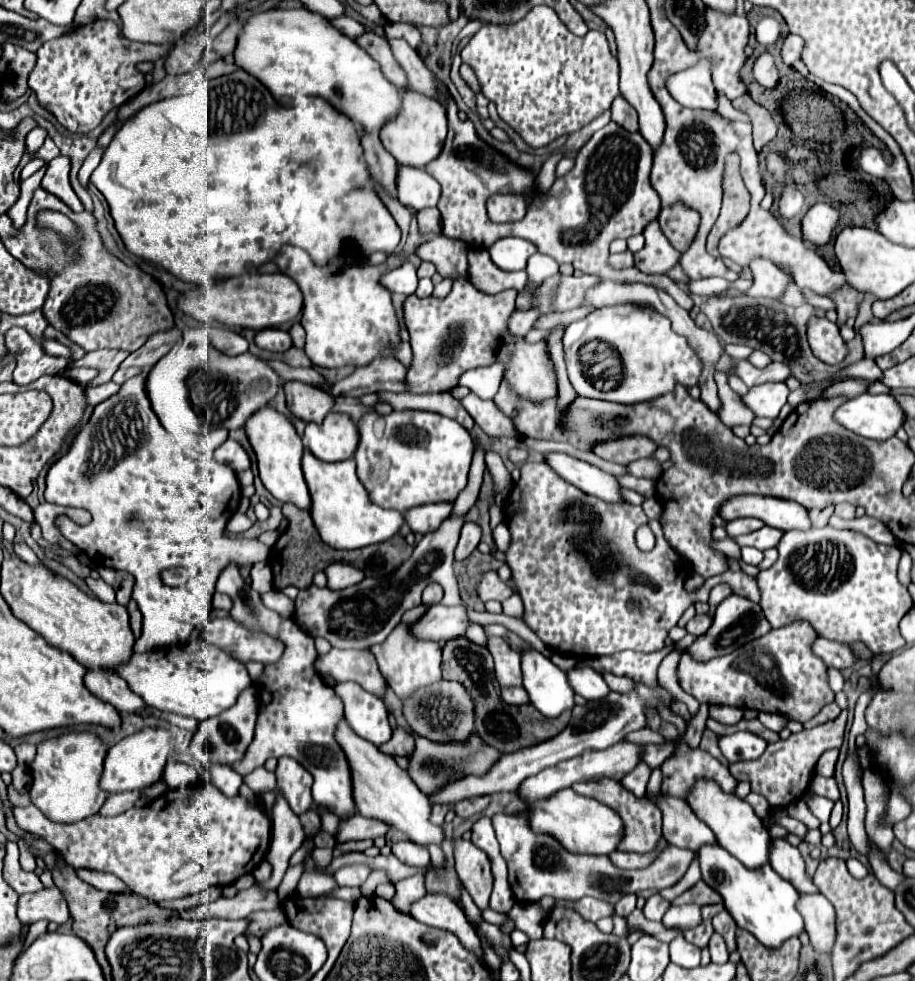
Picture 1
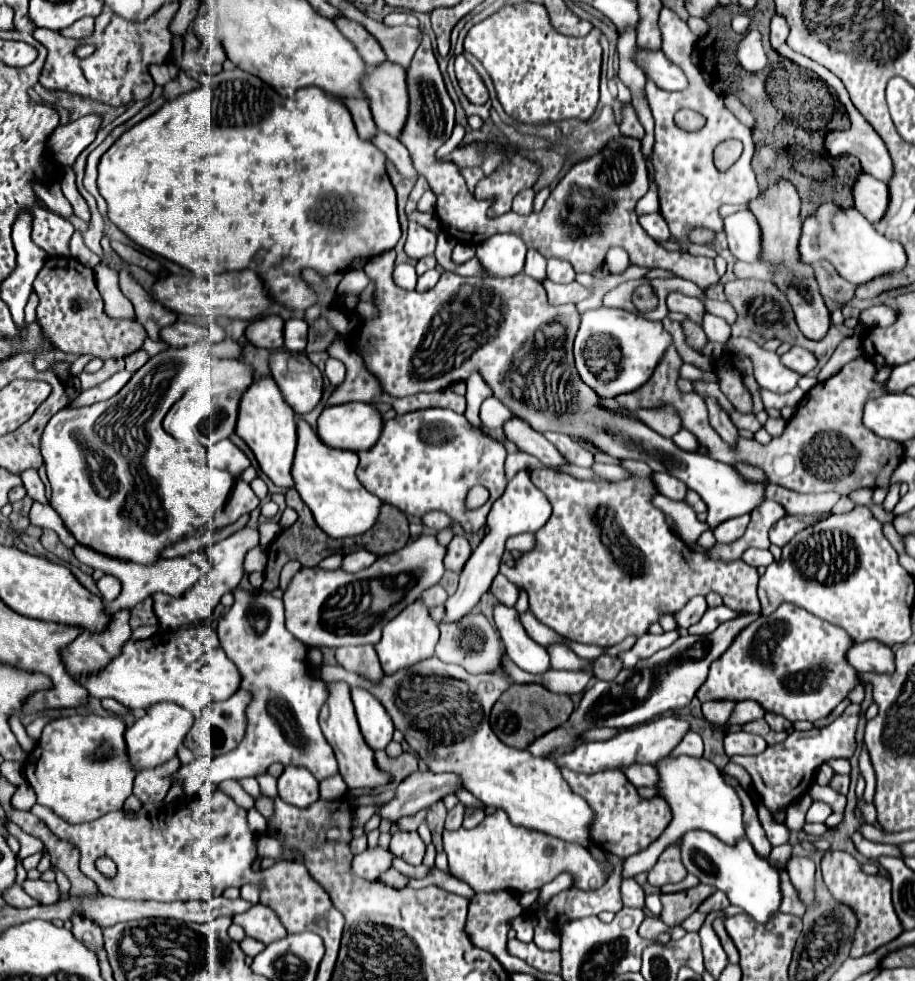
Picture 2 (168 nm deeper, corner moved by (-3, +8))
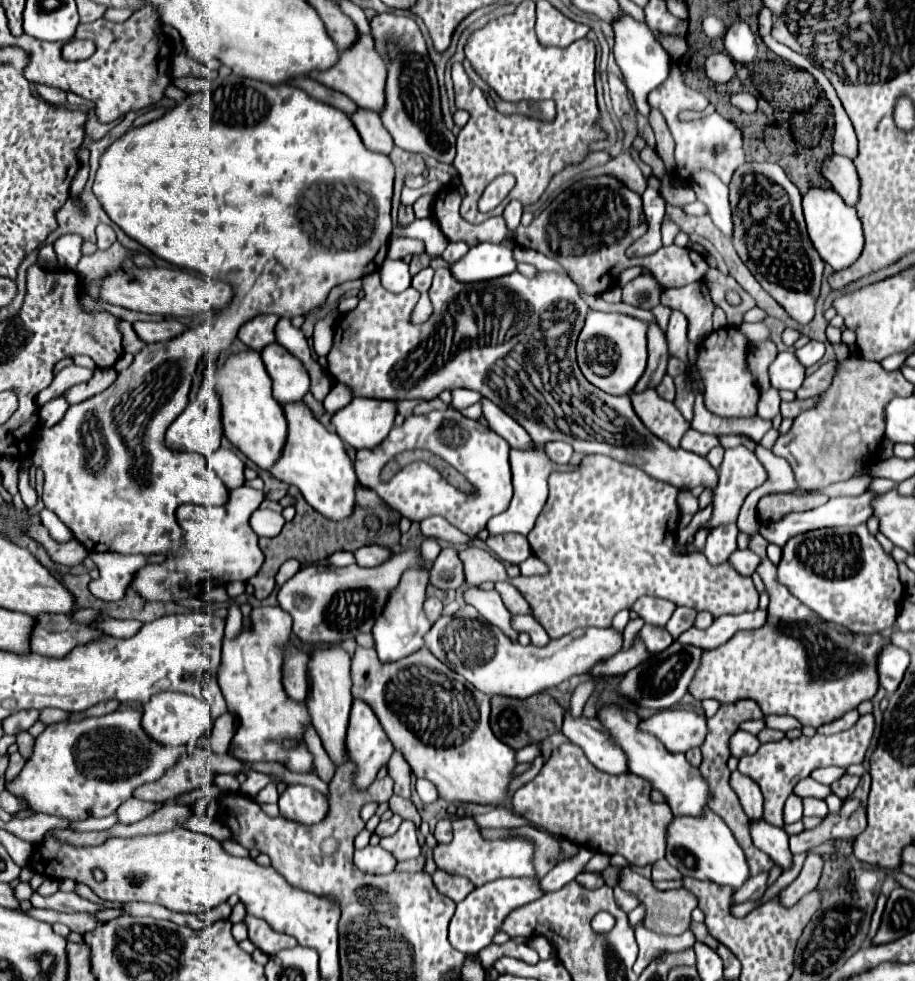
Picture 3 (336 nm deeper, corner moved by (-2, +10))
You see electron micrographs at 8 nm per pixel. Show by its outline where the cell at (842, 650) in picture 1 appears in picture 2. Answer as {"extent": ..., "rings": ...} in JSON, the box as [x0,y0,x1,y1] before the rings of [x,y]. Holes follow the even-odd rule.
{"extent":[847,640,895,674],"rings":[[[869,640],[859,642],[847,652],[847,660],[859,672],[877,672],[877,674],[893,674],[895,672],[895,654],[889,646]]]}

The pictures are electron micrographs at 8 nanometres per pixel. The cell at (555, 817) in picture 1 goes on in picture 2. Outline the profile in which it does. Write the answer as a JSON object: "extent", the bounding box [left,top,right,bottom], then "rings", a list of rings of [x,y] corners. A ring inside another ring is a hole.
{"extent":[321,656,593,846],"rings":[[[431,656],[405,670],[397,670],[391,676],[383,676],[379,682],[371,682],[371,680],[363,678],[361,674],[347,672],[341,666],[321,666],[321,678],[325,682],[343,680],[351,688],[365,688],[367,692],[371,692],[383,704],[387,714],[391,716],[393,726],[403,732],[409,748],[419,758],[425,760],[427,770],[431,770],[433,774],[441,774],[441,772],[457,774],[461,780],[461,788],[469,790],[477,800],[483,802],[483,806],[493,806],[493,808],[505,810],[509,820],[517,826],[543,830],[545,834],[553,834],[555,838],[563,838],[567,842],[577,842],[581,846],[591,844],[587,826],[593,820],[593,810],[589,810],[589,804],[581,796],[577,796],[569,790],[569,786],[561,778],[561,772],[555,766],[555,762],[547,760],[547,758],[535,758],[527,750],[513,750],[513,748],[505,746],[493,734],[493,730],[489,726],[489,714],[491,714],[491,708],[497,702],[499,694],[509,688],[509,682],[505,676],[469,674],[461,666],[445,664],[439,658]]]}

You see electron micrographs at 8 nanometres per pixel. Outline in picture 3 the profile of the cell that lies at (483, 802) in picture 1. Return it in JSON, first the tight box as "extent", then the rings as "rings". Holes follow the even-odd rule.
{"extent":[434,818,452,842],"rings":[[[442,818],[434,830],[434,838],[438,842],[450,842],[452,840],[452,820],[450,818]]]}

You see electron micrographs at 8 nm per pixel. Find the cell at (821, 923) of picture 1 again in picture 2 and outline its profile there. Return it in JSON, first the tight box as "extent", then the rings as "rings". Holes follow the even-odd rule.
{"extent":[787,856,815,904],"rings":[[[793,856],[787,862],[787,874],[793,882],[793,886],[799,890],[805,904],[813,902],[813,878],[815,878],[815,864],[811,858],[799,858]]]}

